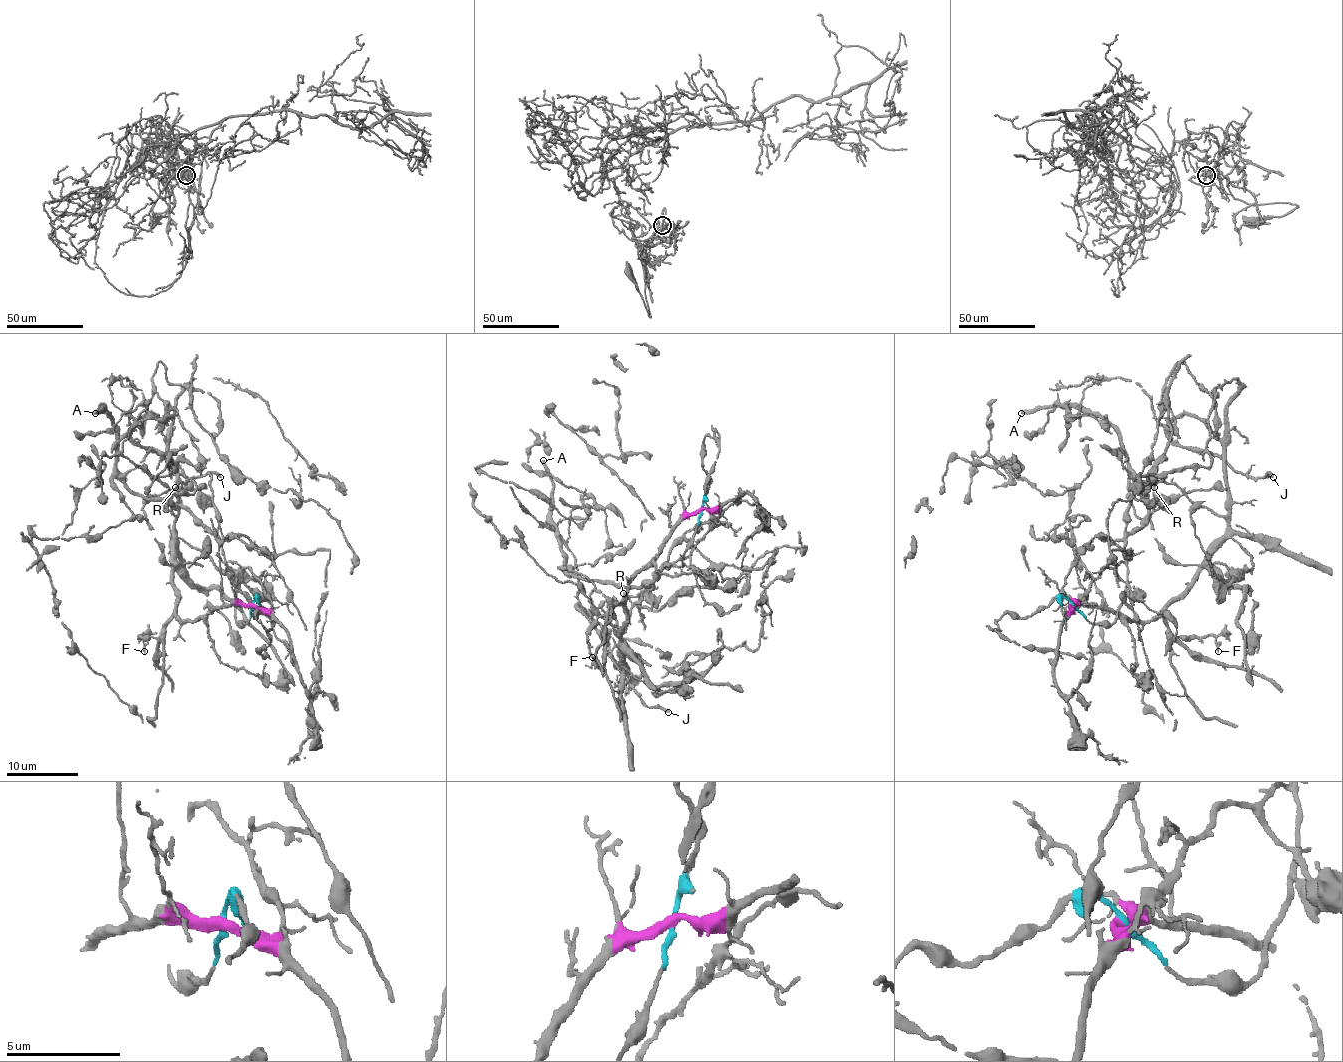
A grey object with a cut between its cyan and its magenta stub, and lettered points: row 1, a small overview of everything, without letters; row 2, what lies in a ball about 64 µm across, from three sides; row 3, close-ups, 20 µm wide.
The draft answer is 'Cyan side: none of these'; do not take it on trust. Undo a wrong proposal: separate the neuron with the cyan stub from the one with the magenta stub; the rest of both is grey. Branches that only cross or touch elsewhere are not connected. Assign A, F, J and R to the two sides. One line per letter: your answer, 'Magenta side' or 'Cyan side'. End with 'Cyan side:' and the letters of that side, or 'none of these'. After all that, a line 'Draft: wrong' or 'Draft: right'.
A: Cyan side
F: Magenta side
J: Magenta side
R: Magenta side
Cyan side: A
Draft: wrong

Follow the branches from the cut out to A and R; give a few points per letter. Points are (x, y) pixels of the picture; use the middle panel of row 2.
A: (701, 510), (681, 566), (668, 564), (636, 586), (582, 580), (564, 566), (551, 512), (553, 479), (542, 460)
R: (701, 510), (688, 514), (676, 526), (632, 580), (625, 600), (622, 665), (620, 636), (631, 613), (623, 593)

